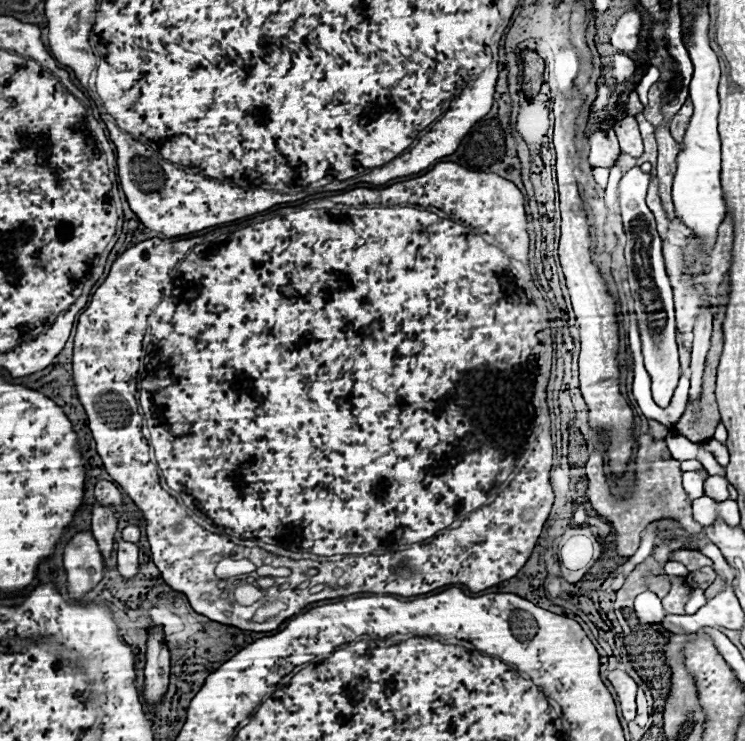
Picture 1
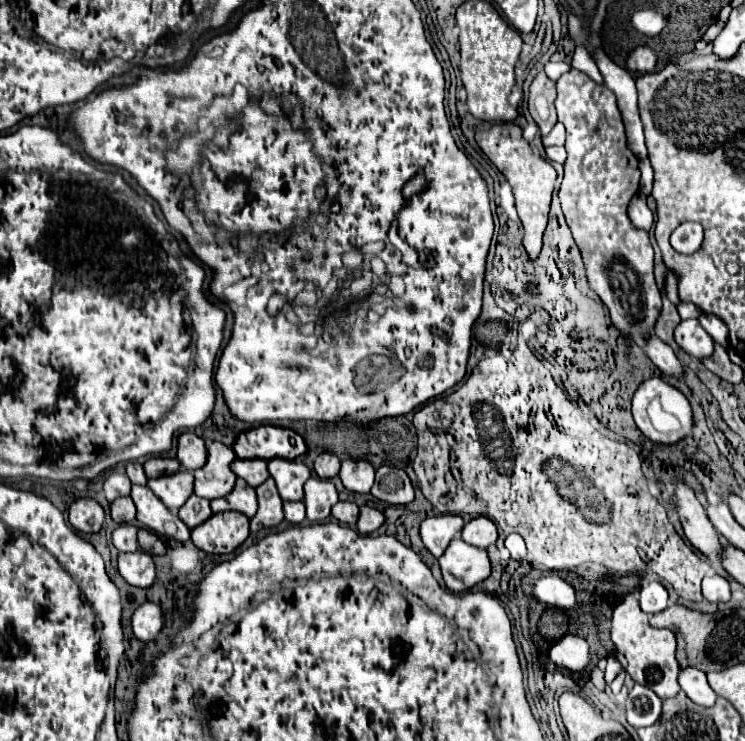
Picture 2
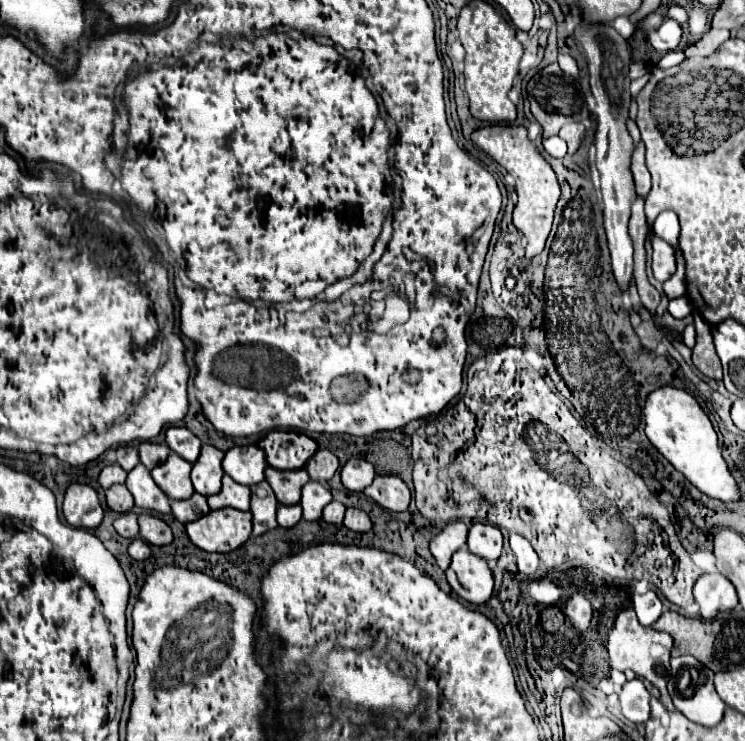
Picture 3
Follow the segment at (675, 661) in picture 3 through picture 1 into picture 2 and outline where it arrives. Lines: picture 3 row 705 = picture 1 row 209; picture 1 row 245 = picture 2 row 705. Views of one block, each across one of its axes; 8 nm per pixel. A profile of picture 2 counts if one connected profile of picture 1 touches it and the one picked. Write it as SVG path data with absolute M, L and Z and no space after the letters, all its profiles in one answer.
M682 668L680 674L678 674L678 684L680 688L686 692L686 696L700 704L700 706L714 706L716 704L716 692L710 688L708 680L706 680L706 674L698 668Z

